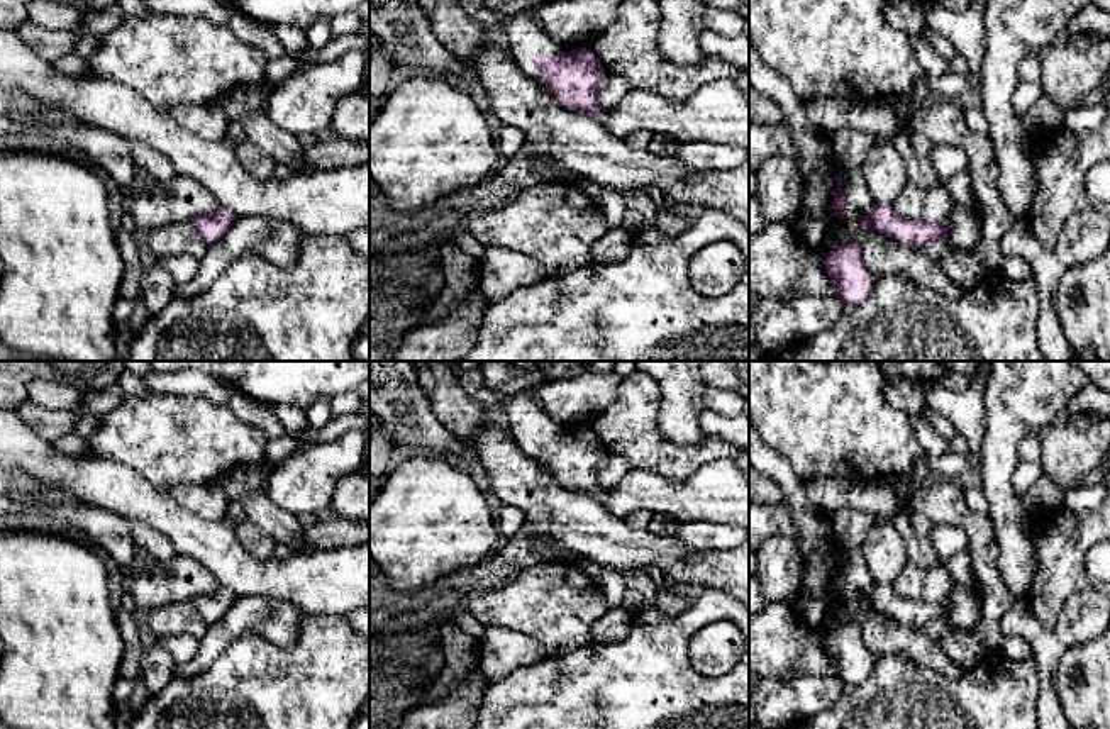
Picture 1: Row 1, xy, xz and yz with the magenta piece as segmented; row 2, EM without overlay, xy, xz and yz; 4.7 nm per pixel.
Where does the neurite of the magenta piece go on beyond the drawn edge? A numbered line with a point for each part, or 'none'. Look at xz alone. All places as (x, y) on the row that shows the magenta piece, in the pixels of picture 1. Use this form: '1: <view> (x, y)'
1: xz (526, 39)

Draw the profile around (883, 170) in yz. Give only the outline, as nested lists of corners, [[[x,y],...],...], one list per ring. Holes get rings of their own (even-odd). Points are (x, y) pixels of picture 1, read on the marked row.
[[[890,139],[876,142],[861,170],[874,205],[891,207],[908,183],[905,163]]]

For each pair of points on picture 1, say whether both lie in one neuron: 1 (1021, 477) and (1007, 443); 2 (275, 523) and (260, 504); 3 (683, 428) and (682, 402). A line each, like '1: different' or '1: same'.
1: different
2: same
3: same

